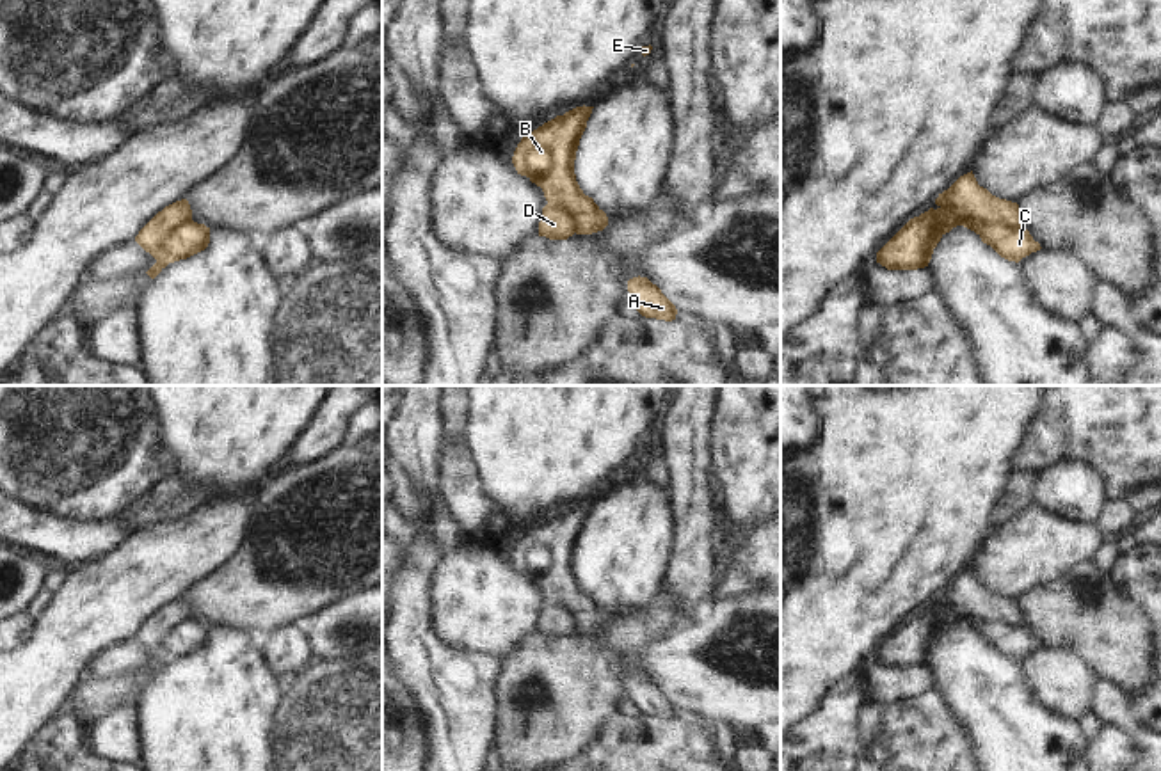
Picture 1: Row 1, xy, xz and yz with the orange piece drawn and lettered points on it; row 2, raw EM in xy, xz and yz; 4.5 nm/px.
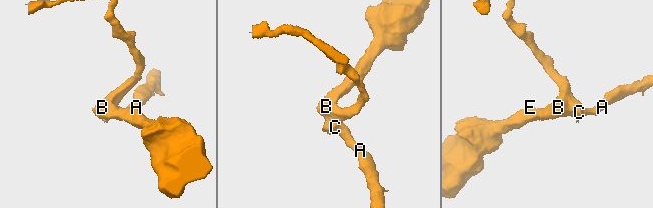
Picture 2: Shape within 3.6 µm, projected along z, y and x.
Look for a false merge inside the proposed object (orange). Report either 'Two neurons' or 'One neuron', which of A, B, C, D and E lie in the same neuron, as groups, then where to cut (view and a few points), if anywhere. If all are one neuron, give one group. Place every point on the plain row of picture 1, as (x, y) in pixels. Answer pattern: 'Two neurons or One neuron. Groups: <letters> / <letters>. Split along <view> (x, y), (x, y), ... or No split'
Two neurons. Groups: A B C E / D. Split along yz (941, 603), (952, 603), (975, 617), (1024, 627).

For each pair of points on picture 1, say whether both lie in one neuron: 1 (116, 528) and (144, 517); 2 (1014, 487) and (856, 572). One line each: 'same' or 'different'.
1: different
2: different

